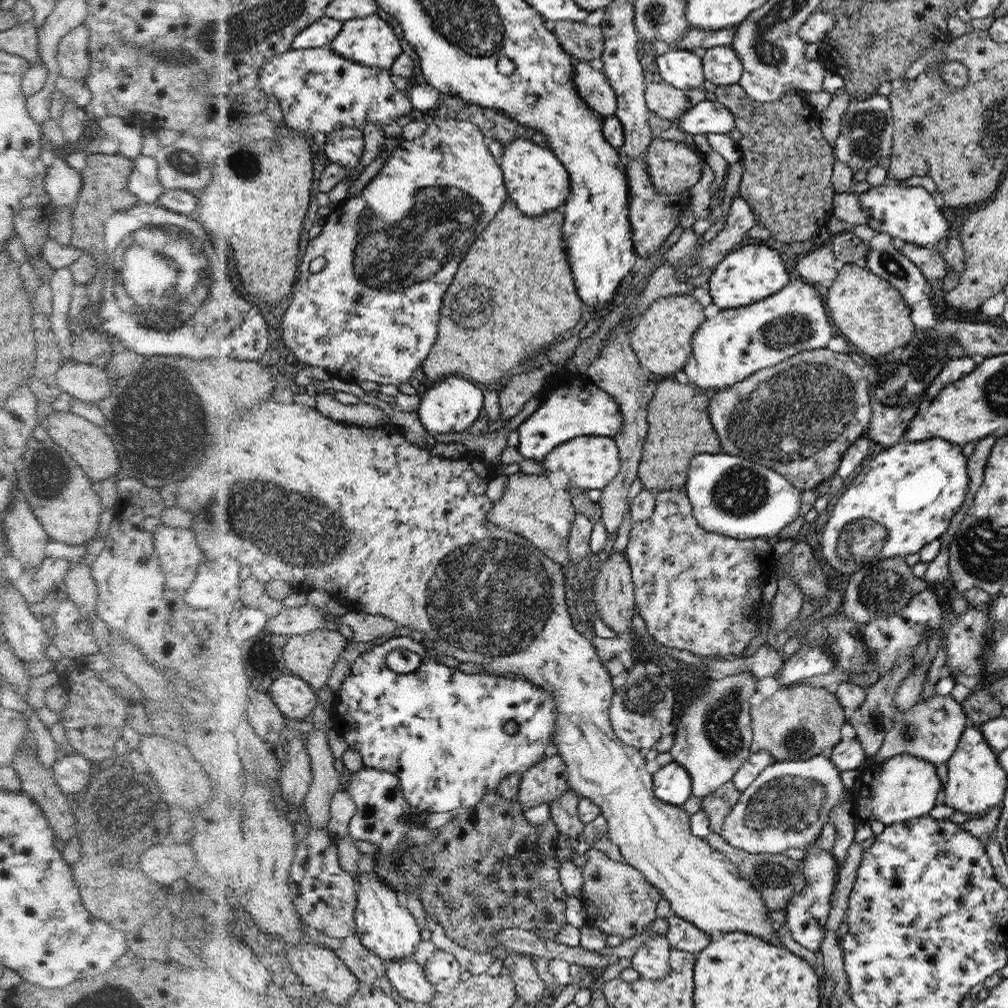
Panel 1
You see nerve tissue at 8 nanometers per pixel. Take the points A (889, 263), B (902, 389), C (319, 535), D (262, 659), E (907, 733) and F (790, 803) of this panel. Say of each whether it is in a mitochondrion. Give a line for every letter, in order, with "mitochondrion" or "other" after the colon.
A: mitochondrion
B: mitochondrion
C: mitochondrion
D: other
E: mitochondrion
F: mitochondrion

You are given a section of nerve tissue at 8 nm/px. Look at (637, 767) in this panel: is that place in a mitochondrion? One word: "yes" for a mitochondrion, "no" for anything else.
no

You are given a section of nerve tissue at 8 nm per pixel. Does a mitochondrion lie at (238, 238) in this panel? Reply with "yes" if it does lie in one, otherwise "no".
no

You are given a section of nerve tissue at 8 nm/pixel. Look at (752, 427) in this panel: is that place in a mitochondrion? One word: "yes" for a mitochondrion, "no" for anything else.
yes

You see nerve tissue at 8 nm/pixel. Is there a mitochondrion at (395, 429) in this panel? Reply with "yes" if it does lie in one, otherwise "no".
no

